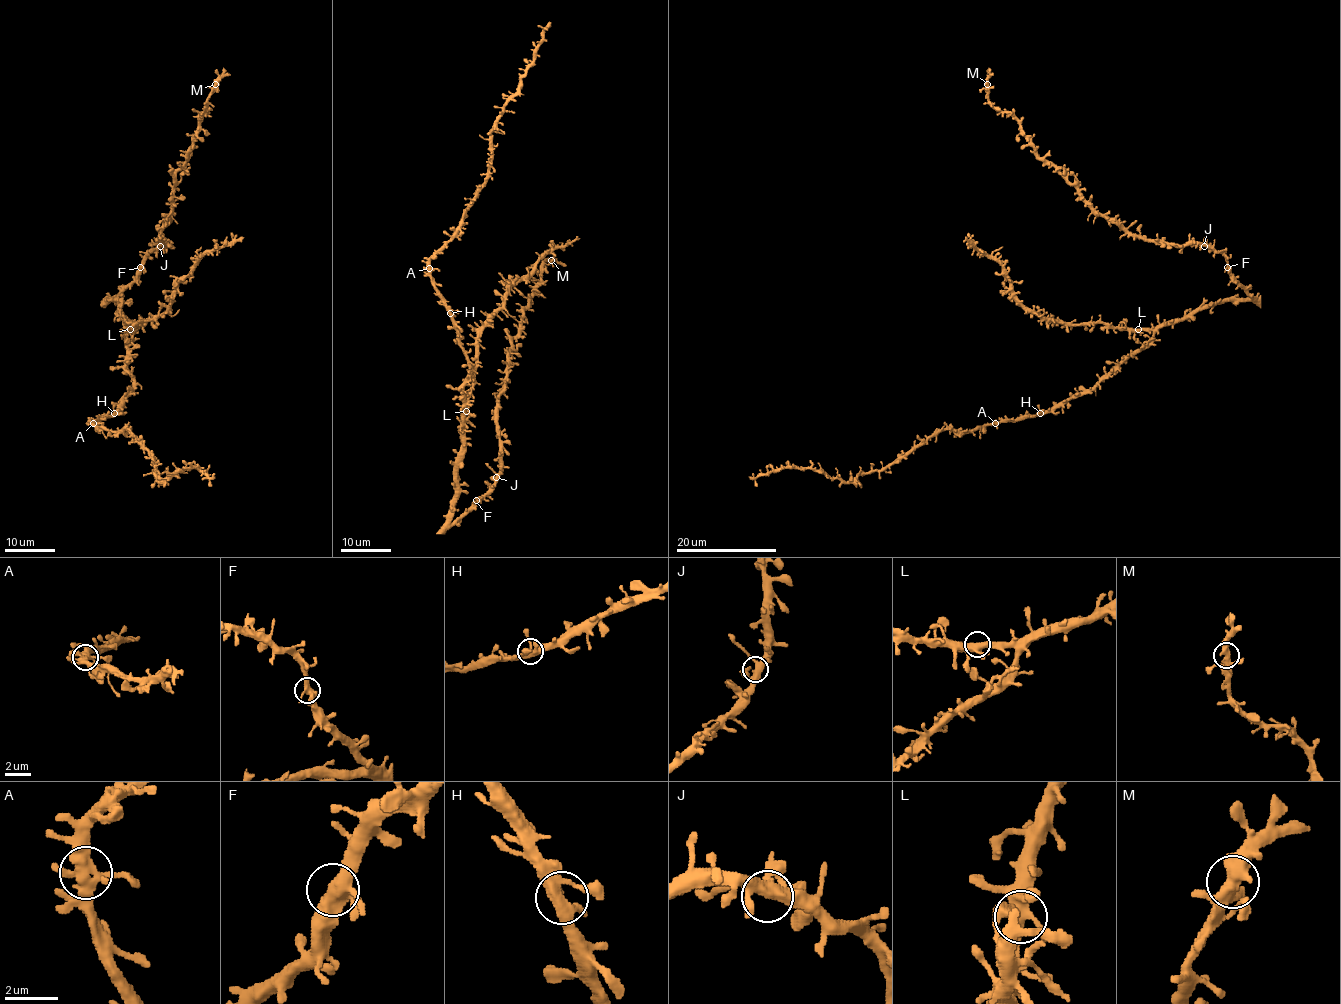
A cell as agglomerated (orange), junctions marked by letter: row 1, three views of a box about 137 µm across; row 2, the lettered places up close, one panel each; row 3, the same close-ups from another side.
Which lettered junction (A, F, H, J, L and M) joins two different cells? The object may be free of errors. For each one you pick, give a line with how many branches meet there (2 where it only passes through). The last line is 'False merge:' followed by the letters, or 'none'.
False merge: none

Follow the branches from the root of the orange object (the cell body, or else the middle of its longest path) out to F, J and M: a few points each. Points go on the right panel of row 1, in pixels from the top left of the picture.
F: (1159, 328), (1171, 321), (1182, 321), (1200, 310), (1224, 301), (1249, 300), (1250, 295), (1227, 267)
J: (1159, 328), (1224, 301), (1250, 299), (1232, 277), (1227, 260), (1204, 246)
M: (1159, 328), (1250, 295), (1209, 244), (1158, 244), (1107, 221), (989, 101), (987, 84)

